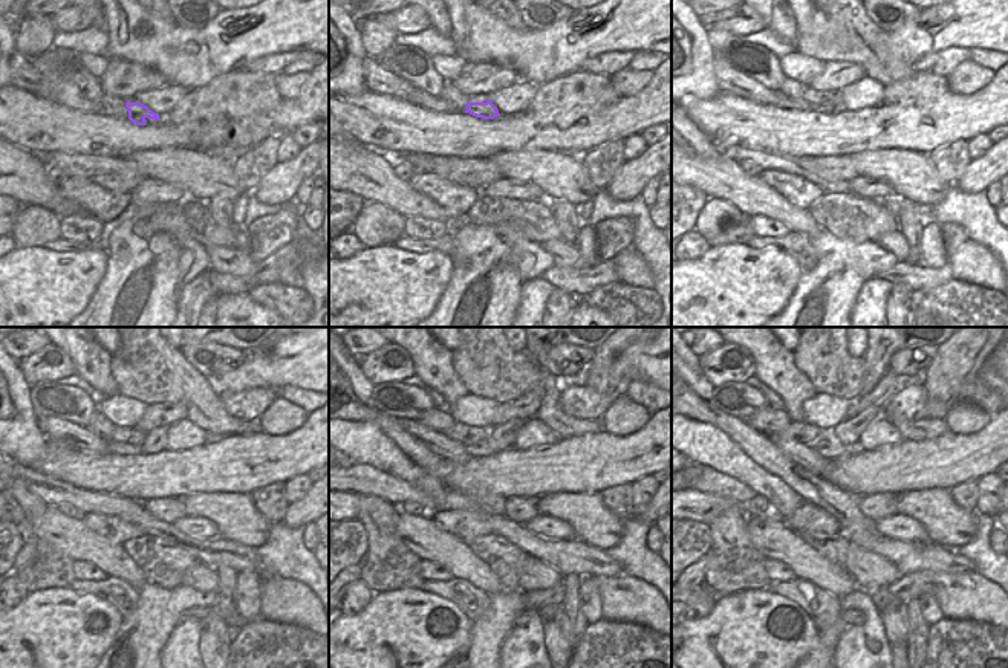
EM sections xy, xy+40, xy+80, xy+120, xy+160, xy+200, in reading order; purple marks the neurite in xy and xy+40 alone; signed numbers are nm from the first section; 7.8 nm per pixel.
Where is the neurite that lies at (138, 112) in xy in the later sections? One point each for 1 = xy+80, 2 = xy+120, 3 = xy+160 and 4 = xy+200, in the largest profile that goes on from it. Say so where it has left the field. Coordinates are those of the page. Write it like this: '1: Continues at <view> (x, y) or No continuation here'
1: Continues at xy+80 (835, 106)
2: Continues at xy+120 (156, 439)
3: Continues at xy+160 (502, 437)
4: Continues at xy+200 (849, 431)

